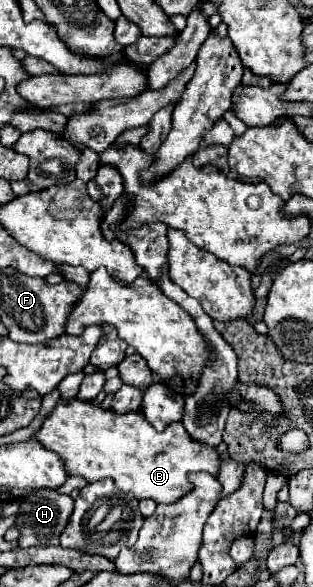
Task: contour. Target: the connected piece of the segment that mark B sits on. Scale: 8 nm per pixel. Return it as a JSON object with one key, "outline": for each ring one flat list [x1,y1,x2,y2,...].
{"outline":[[79,397,59,399,33,437,61,455,69,475,81,475,87,483,109,477,123,493,157,503,173,503,185,495,191,489,187,481,189,473,209,471,217,475,219,469,215,447,193,441,181,423,171,423,163,431,155,431,139,411,119,415,117,411,103,409,101,403,95,405]]}

